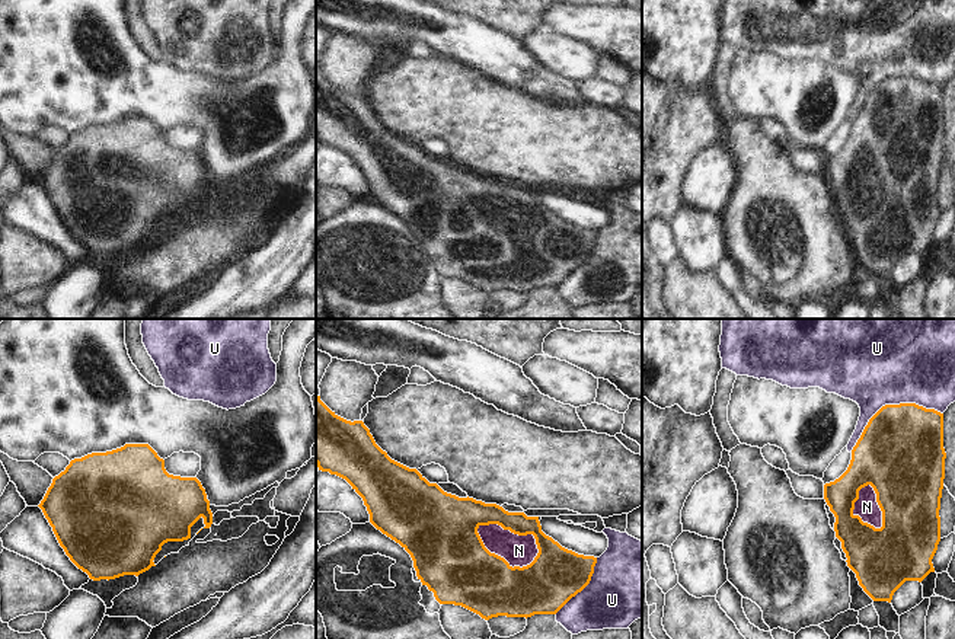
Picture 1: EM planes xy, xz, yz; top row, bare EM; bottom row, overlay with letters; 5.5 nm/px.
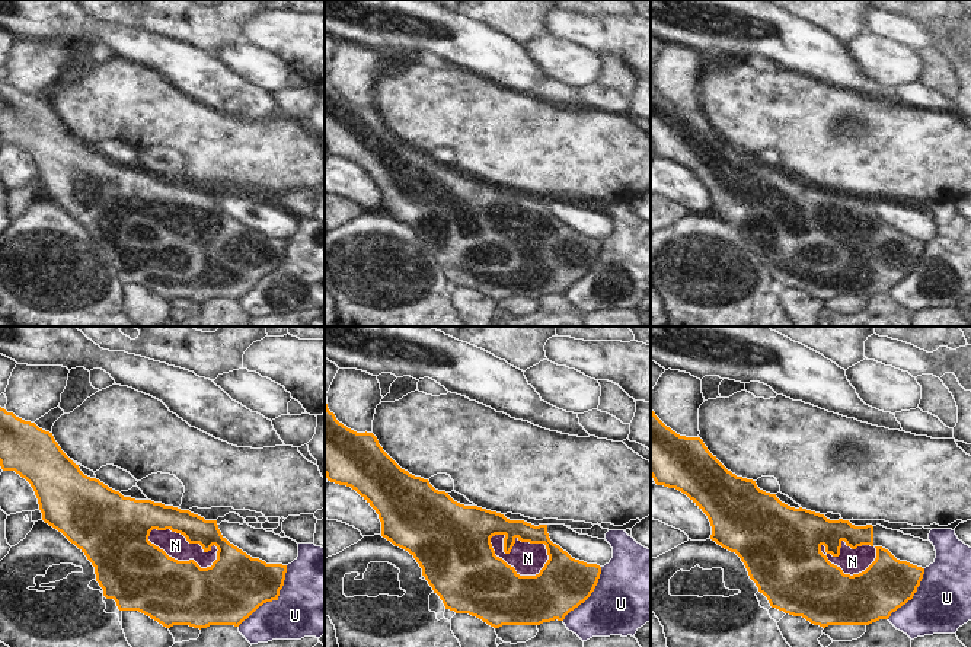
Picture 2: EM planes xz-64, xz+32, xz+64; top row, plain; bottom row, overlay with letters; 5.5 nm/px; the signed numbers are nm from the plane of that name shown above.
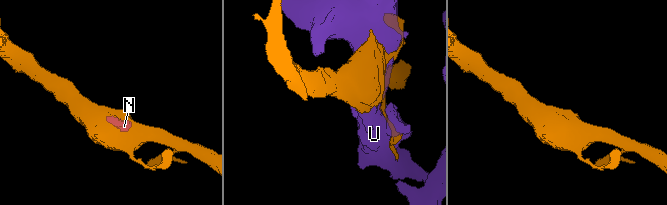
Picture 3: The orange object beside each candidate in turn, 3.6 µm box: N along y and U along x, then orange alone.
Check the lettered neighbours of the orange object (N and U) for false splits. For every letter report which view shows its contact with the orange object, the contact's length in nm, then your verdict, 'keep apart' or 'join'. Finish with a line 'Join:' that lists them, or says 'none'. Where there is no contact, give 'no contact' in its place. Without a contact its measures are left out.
N: contact in xz; length 380 nm; join
U: contact in yz; length 550 nm; keep apart
Join: N

